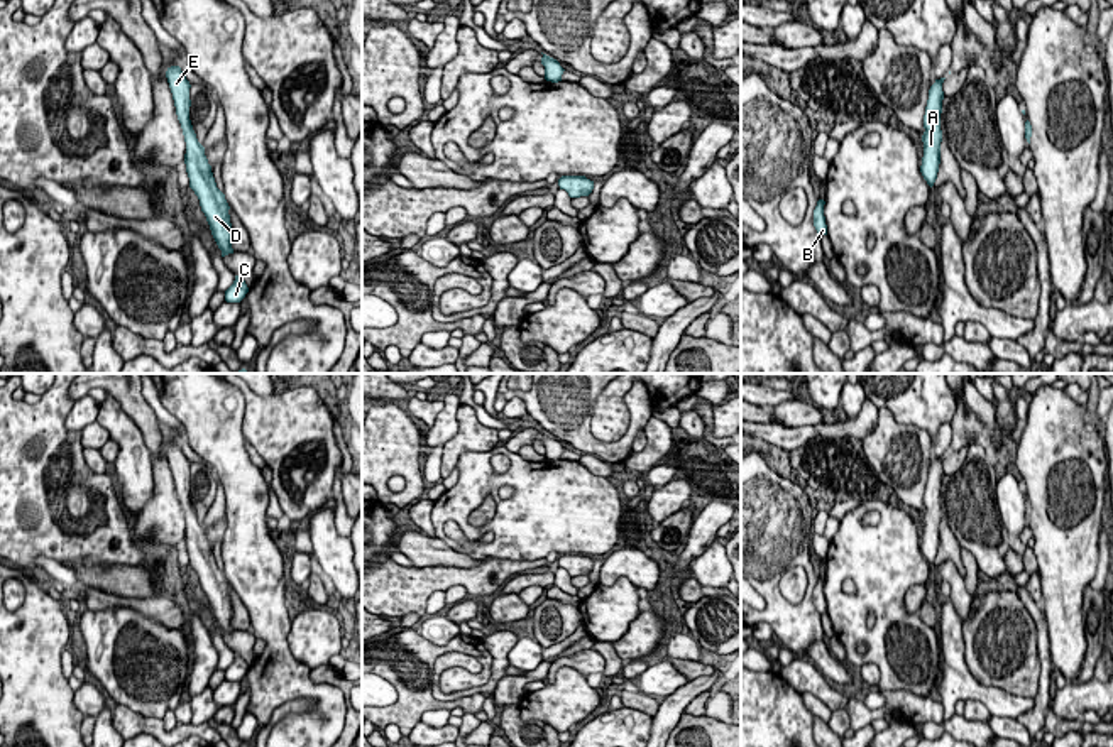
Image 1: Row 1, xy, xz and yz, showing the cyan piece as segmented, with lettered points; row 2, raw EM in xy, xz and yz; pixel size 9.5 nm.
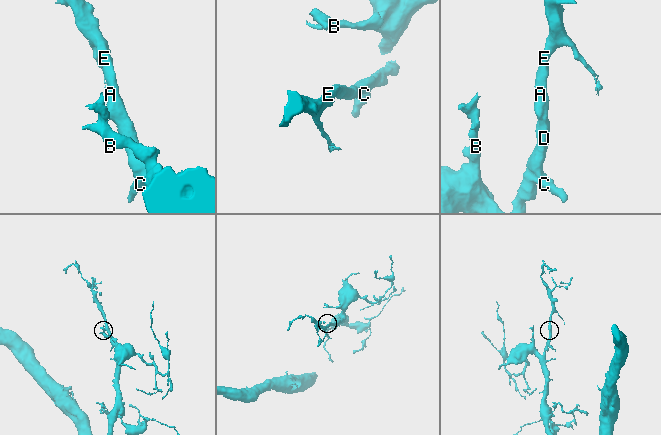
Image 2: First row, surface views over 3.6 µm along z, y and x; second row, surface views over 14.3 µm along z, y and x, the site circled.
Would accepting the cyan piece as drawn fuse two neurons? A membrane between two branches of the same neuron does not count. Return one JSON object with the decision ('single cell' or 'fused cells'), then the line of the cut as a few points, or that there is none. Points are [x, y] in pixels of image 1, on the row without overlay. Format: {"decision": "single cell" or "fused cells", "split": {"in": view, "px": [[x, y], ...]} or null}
{"decision": "single cell", "split": null}

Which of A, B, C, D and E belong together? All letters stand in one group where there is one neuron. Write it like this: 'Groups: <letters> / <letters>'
Groups: A B C D E

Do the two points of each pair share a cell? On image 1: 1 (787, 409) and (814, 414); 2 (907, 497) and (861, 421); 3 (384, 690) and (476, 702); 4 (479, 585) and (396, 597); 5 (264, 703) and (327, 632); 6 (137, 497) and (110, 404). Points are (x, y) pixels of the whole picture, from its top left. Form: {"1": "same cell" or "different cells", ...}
{"1": "same cell", "2": "different cells", "3": "different cells", "4": "same cell", "5": "different cells", "6": "same cell"}

